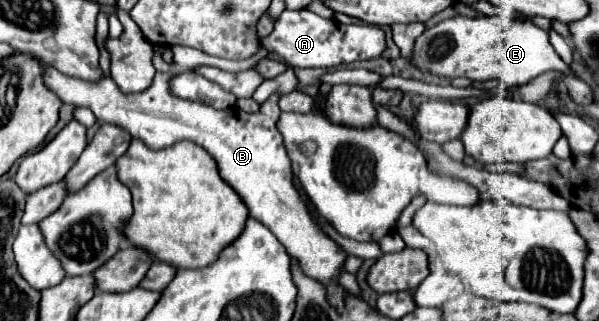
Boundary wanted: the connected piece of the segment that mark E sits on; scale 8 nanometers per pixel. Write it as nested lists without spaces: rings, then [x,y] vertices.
[[[454,16],[438,22],[420,34],[414,42],[412,64],[442,78],[470,78],[472,82],[497,79],[502,88],[522,86],[544,72],[568,72],[568,64],[556,54],[548,40],[548,32],[532,22],[510,20],[502,16]]]

